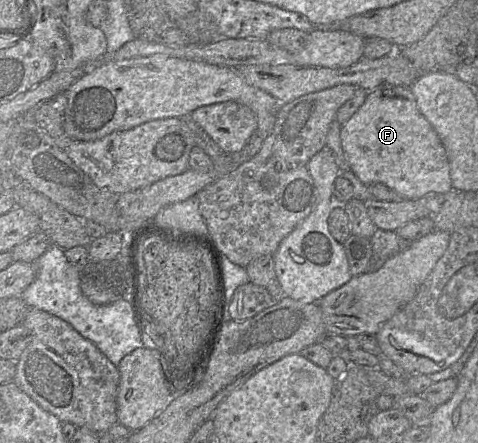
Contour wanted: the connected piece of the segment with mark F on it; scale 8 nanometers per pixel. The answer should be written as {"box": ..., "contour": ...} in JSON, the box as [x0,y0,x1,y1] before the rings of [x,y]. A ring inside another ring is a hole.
{"box":[340,86,453,200],"contour":[[[380,86],[368,91],[362,106],[342,125],[340,137],[350,170],[367,186],[382,183],[404,200],[415,200],[453,189],[446,150],[432,125],[419,111],[415,98],[410,100],[401,93]]]}

